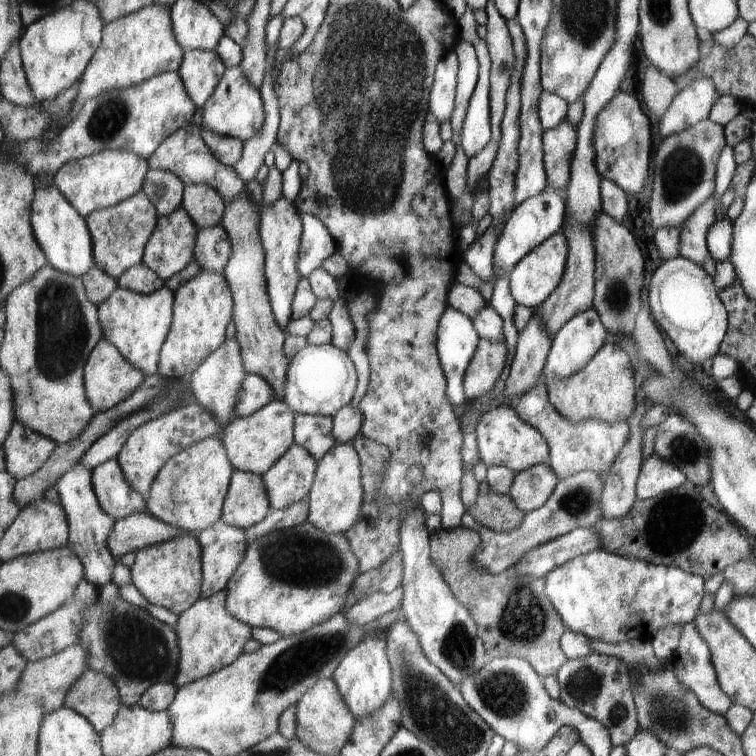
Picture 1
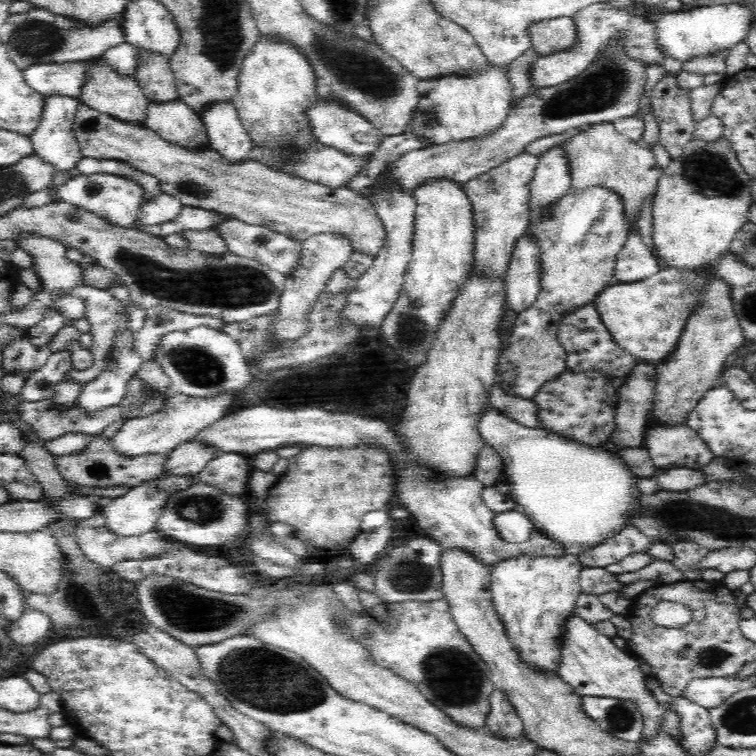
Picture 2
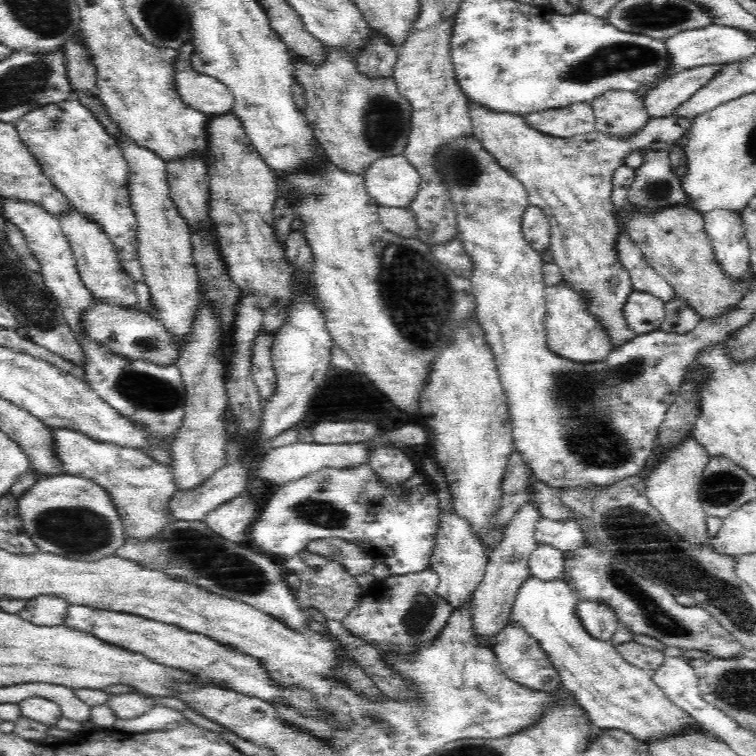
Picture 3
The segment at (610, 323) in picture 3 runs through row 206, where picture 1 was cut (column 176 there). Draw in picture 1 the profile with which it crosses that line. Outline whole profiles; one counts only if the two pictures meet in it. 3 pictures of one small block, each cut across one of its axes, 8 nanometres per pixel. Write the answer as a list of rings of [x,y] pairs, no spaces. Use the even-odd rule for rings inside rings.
[[[182,532],[173,541],[138,550],[132,566],[133,583],[150,603],[163,606],[180,615],[202,598],[204,579],[202,554],[200,542],[195,534],[189,532]]]

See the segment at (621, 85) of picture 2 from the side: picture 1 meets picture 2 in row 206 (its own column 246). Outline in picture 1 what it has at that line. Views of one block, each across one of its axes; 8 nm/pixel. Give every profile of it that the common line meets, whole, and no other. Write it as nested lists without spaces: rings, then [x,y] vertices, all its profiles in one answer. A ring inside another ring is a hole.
[[[237,338],[227,339],[219,350],[216,350],[203,364],[192,374],[190,388],[193,391],[197,403],[205,405],[225,428],[234,418],[237,417],[234,412],[239,390],[245,380],[246,367],[242,359],[242,350],[240,349]]]

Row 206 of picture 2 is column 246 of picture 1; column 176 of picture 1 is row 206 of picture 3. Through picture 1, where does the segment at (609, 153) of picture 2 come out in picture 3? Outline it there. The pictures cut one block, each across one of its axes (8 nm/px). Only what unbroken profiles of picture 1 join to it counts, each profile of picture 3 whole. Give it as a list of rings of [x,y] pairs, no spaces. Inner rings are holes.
[[[628,204],[622,213],[628,223],[627,237],[642,249],[650,266],[670,283],[677,296],[690,306],[701,320],[718,319],[731,311],[734,312],[734,308],[741,305],[742,300],[750,294],[746,276],[735,279],[718,263],[712,241],[705,231],[703,215],[698,210],[692,210],[682,204],[648,216],[631,212],[631,206]]]

